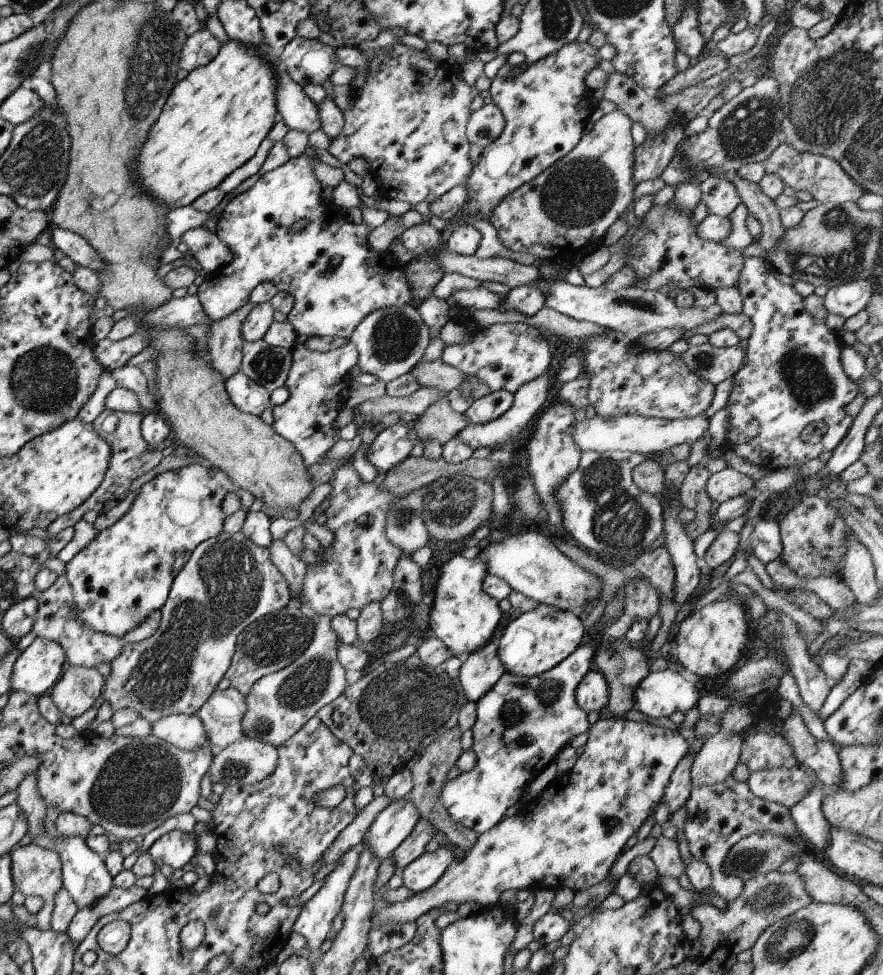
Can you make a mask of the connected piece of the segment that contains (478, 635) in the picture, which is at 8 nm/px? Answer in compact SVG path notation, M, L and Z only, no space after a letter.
M456 554L438 571L434 598L427 609L429 634L443 642L453 657L477 652L491 640L502 613L497 607L498 601L481 590L481 582L486 575L485 562L479 555L469 560Z

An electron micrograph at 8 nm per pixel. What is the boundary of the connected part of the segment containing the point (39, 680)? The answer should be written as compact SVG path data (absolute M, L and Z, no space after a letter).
M35 637L13 662L9 688L34 697L42 696L61 676L64 661L65 652L57 642Z

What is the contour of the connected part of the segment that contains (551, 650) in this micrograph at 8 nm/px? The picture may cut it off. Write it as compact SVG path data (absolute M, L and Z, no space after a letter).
M539 603L533 610L507 623L501 630L496 653L505 672L525 678L536 677L567 658L584 638L585 625L576 612Z

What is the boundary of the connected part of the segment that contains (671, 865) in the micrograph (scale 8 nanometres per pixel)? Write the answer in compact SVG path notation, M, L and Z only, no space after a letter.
M658 836L647 856L655 865L658 876L677 880L684 873L683 862L677 852L675 838Z

